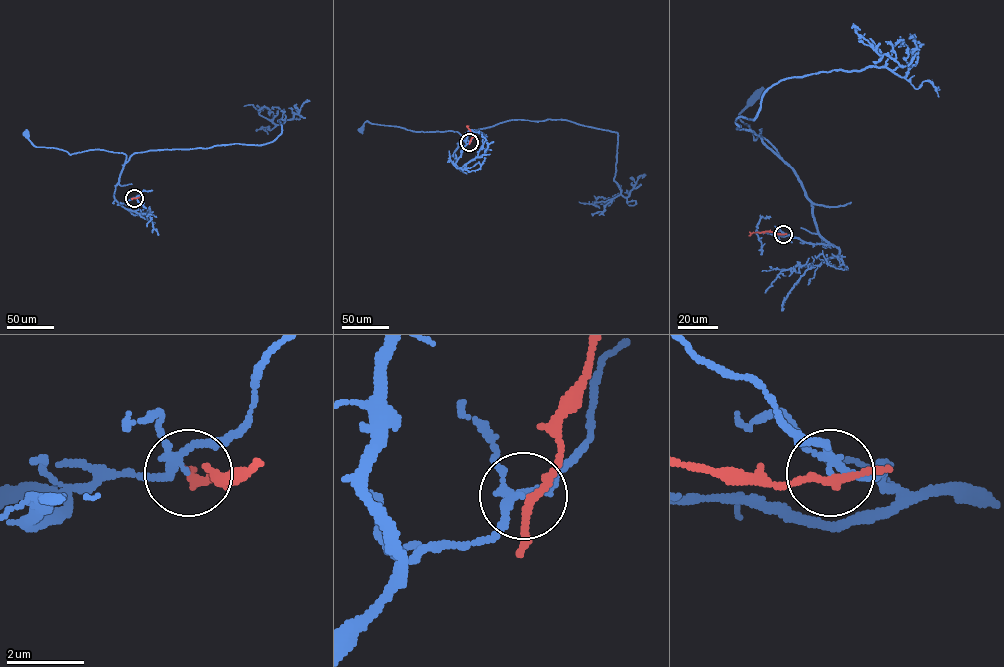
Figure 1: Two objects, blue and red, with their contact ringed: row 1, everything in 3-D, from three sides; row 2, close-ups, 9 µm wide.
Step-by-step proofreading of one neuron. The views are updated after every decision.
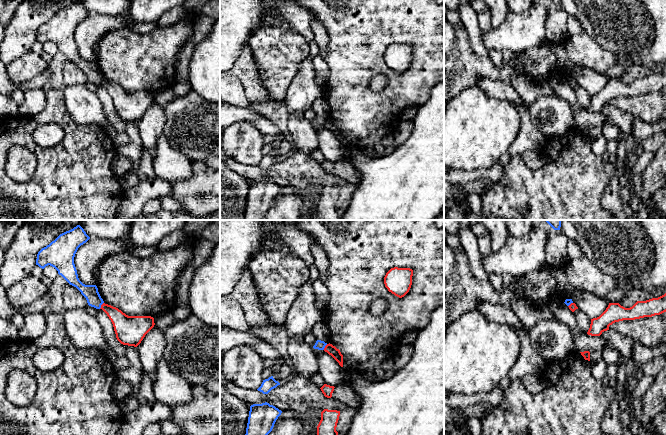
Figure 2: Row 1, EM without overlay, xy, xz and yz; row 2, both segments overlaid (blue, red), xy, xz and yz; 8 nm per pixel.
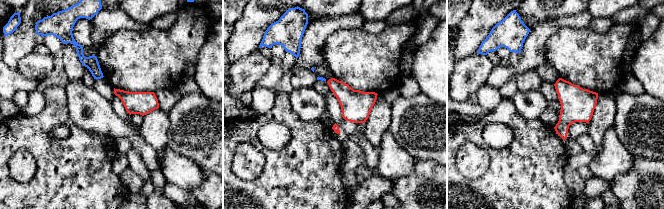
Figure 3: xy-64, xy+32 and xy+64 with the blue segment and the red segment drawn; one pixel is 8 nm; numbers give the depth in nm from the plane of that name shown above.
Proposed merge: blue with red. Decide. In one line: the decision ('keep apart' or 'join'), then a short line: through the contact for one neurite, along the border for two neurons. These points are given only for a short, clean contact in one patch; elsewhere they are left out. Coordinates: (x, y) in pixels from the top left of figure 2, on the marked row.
keep apart; line xy (103, 302), (99, 308)

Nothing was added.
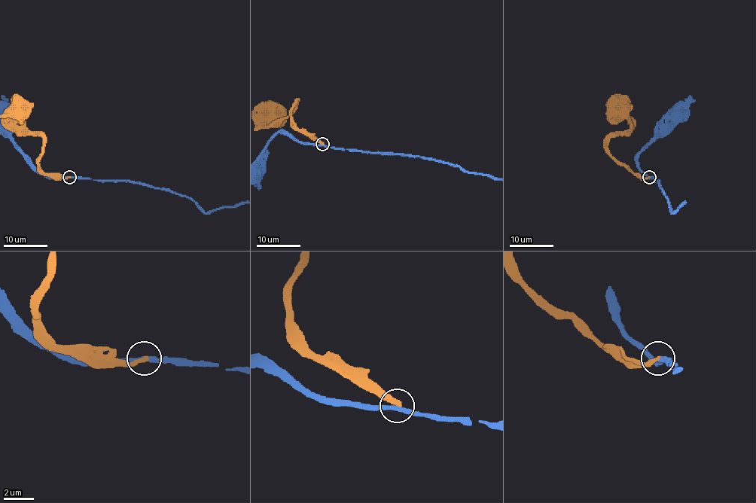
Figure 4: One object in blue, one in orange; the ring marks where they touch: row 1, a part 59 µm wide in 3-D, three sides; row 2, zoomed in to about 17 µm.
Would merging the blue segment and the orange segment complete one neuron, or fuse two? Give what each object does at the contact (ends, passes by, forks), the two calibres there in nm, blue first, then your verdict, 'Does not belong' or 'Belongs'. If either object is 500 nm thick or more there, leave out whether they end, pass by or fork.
At the ring blue passes by. At the ring orange ends. Thickness 280 nm (blue) against 300 nm. Does not belong

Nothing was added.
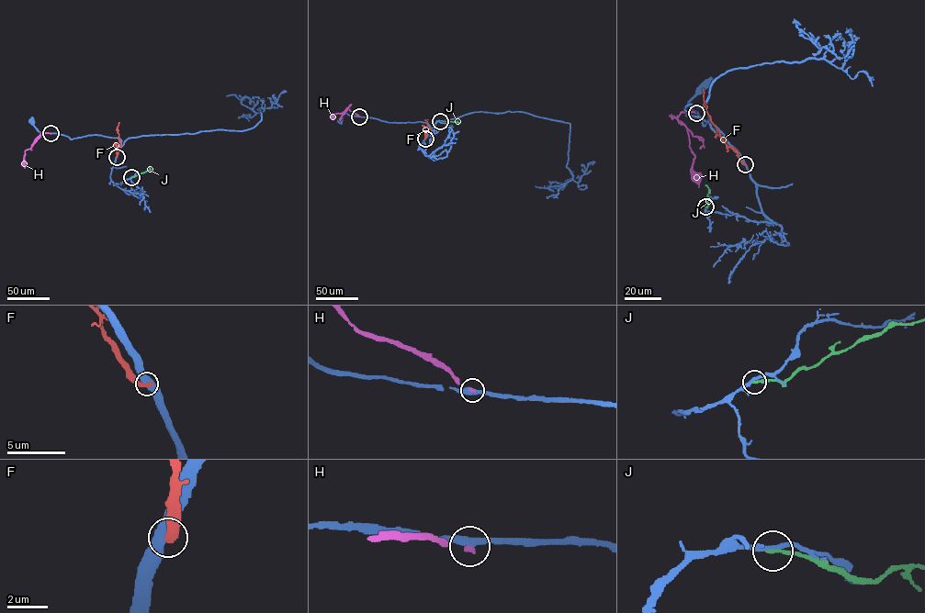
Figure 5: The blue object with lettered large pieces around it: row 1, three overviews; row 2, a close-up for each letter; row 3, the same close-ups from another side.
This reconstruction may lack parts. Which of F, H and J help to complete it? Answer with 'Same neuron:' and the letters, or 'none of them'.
Same neuron: none of them

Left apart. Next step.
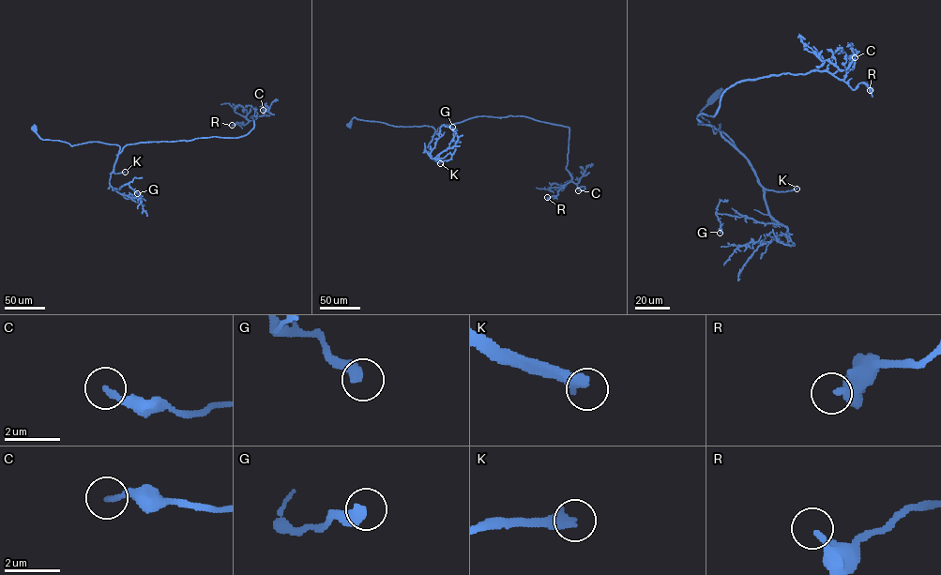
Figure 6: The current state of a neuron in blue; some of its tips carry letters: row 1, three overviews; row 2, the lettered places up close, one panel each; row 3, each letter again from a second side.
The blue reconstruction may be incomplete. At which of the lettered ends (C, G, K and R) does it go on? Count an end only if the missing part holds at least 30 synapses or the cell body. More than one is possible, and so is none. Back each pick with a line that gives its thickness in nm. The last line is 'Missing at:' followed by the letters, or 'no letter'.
K: 360 nm
Missing at: K

